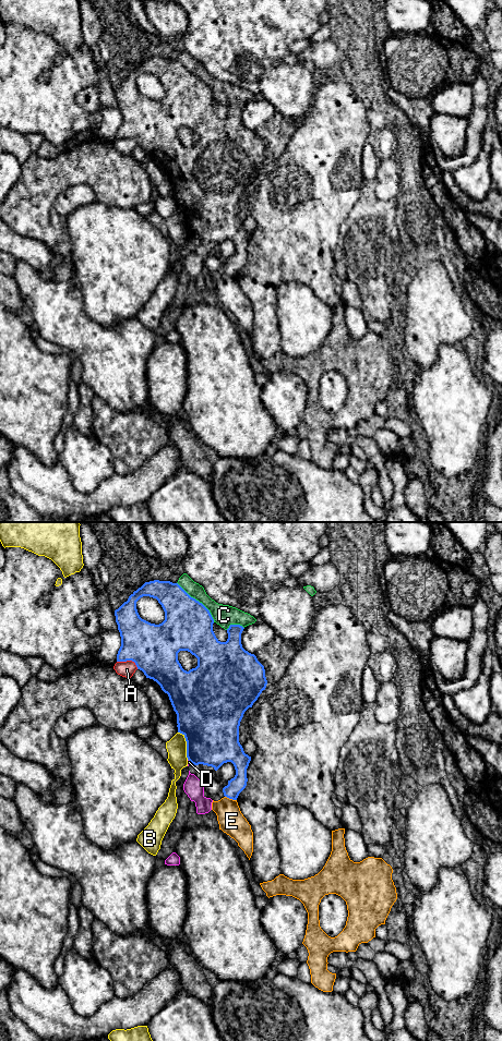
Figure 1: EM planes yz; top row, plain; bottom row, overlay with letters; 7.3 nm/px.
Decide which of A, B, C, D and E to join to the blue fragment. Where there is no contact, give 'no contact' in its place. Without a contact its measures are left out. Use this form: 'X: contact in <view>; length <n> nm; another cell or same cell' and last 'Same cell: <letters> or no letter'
A: contact in yz; length 170 nm; another cell
B: contact in yz; length 220 nm; another cell
C: contact in yz; length 400 nm; another cell
D: contact in yz; length 50 nm; another cell
E: contact in yz; length 90 nm; another cell
Same cell: no letter

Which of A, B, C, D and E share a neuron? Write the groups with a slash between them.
A / B / C / D / E

